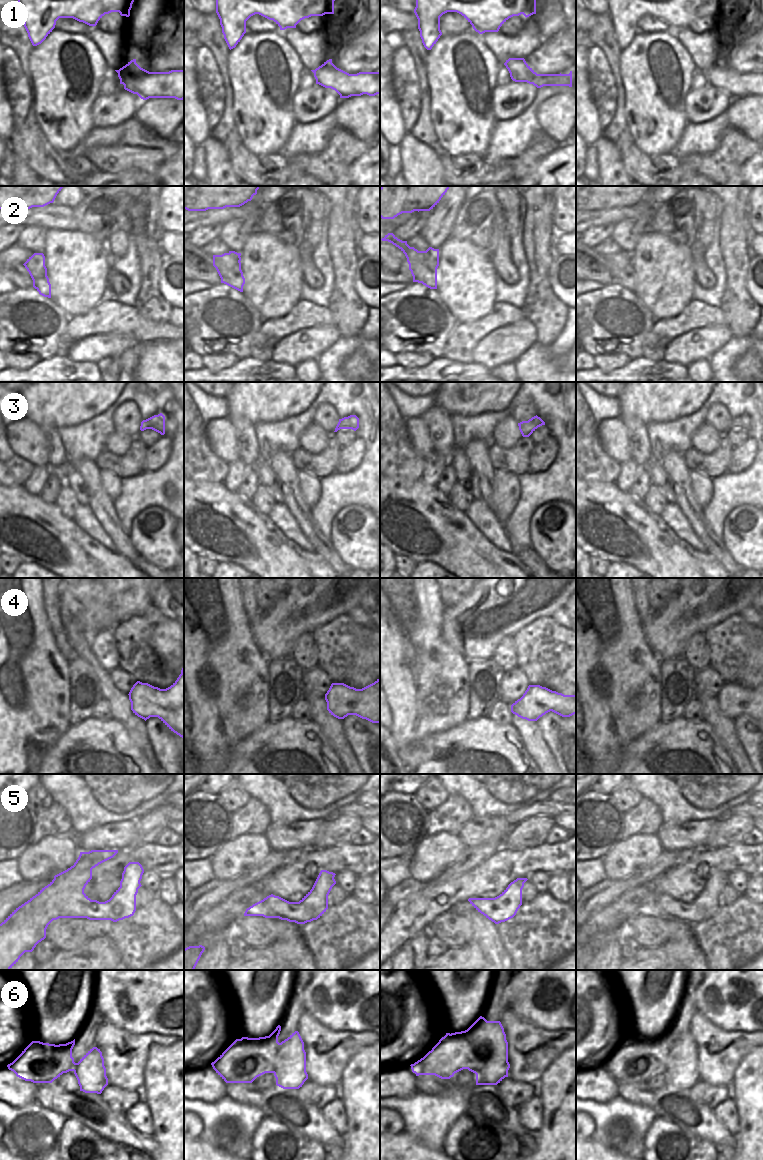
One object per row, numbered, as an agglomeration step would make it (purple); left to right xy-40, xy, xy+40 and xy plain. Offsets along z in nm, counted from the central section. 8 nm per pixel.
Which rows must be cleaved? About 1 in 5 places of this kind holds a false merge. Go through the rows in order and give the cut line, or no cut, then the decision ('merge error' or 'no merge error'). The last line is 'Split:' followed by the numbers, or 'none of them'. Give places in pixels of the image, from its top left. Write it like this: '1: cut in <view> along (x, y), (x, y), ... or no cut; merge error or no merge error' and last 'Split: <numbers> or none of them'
1: no cut; no merge error
2: cut in xy+40 along (425, 251), (429, 262), (427, 264), (415, 264), (411, 271); merge error
3: no cut; no merge error
4: no cut; no merge error
5: no cut; no merge error
6: cut in xy along (255, 1038), (268, 1044), (265, 1056), (271, 1057), (274, 1072); merge error
Split: 2, 6

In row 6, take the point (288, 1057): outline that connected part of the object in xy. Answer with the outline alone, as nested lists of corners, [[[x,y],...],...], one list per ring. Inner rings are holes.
[[[281,1026],[265,1037],[256,1038],[258,1043],[268,1043],[266,1058],[272,1057],[276,1085],[283,1089],[299,1089],[308,1079],[306,1072],[306,1052],[298,1031],[278,1042]]]

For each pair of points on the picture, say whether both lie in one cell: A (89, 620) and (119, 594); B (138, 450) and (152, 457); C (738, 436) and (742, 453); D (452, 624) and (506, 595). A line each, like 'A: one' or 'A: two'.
A: one
B: two
C: two
D: one

